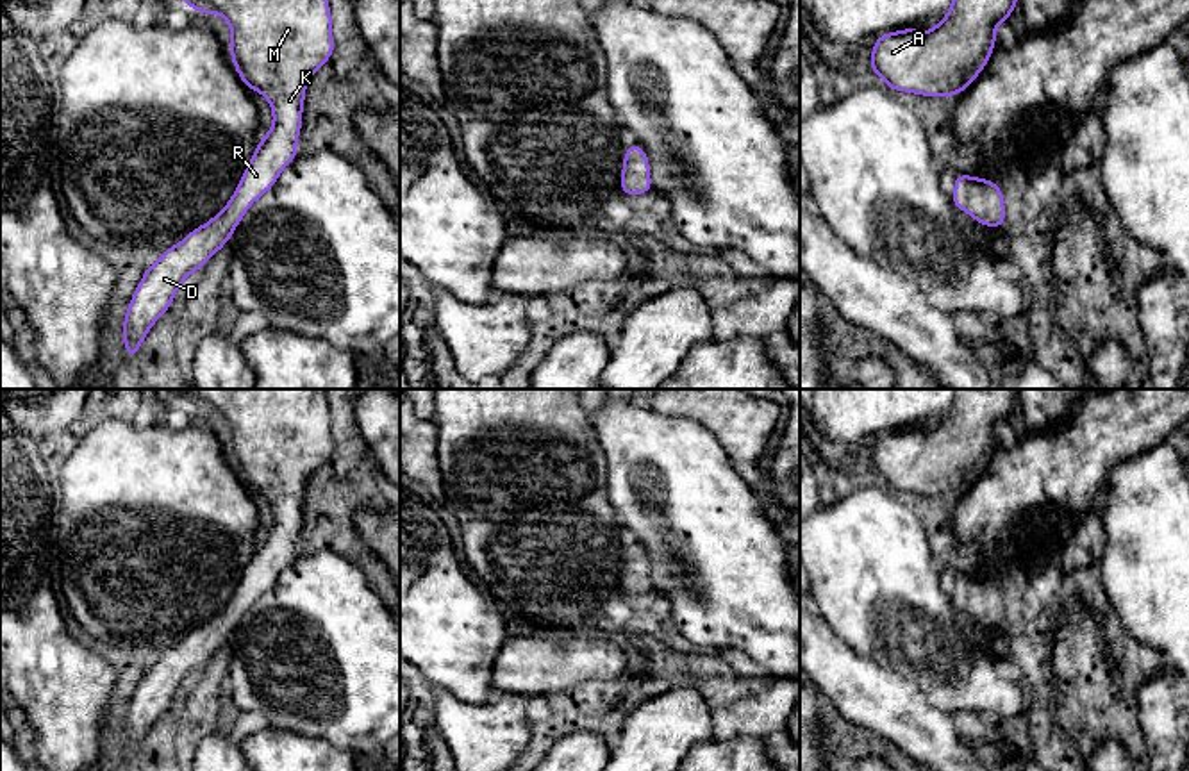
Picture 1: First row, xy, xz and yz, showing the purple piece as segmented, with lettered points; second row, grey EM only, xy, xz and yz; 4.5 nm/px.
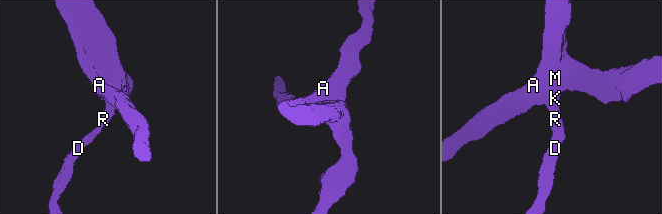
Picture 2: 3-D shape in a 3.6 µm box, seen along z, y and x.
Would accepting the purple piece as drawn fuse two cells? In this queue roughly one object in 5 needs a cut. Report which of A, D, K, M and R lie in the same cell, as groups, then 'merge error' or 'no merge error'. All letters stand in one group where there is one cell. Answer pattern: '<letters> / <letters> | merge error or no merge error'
A D K M R | no merge error

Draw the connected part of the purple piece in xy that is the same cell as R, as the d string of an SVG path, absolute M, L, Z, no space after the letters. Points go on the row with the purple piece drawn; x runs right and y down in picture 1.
M182 0L184 5L204 14L221 14L230 25L230 59L237 75L252 91L266 96L273 111L271 130L259 139L250 164L245 168L230 202L207 223L189 232L180 243L162 252L159 261L146 268L136 287L123 319L121 337L129 359L152 325L170 309L180 284L225 246L248 207L270 191L280 171L298 157L296 139L302 130L305 86L334 54L332 16L327 0Z

